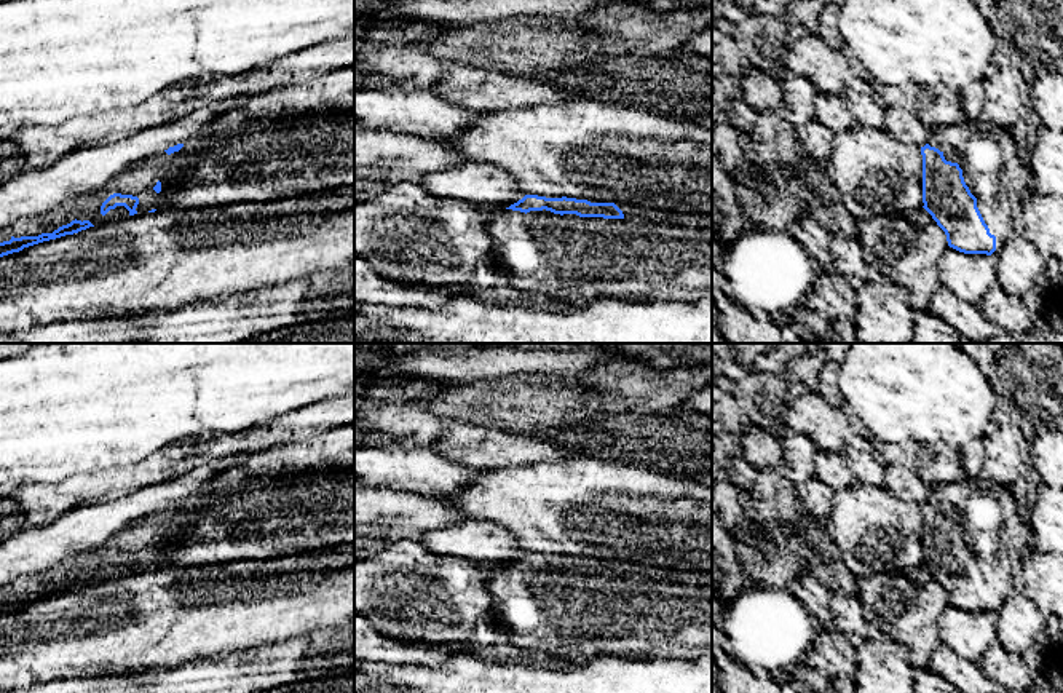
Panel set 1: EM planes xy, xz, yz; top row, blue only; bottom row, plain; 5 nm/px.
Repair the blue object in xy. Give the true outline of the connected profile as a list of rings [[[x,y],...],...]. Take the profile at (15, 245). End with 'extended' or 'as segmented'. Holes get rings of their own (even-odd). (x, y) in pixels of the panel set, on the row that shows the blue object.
[[[72,220],[67,225],[59,227],[57,230],[54,230],[53,233],[41,233],[38,236],[21,236],[21,238],[14,238],[11,236],[10,241],[3,241],[0,243],[0,257],[13,254],[13,252],[19,252],[24,248],[43,243],[43,241],[49,241],[49,240],[56,240],[65,235],[73,235],[78,233],[81,230],[86,230],[89,227],[94,227],[89,220]]] | as segmented

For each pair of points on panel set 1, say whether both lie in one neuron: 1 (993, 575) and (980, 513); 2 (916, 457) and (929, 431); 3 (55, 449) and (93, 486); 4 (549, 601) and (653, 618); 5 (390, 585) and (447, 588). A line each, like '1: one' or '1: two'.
1: one
2: two
3: two
4: one
5: one

